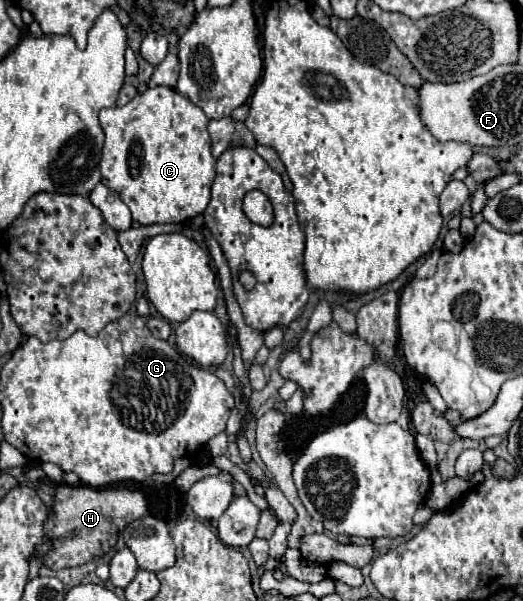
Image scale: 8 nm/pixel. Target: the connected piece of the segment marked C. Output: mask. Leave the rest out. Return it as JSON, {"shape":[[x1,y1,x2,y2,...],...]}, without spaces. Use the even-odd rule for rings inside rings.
{"shape":[[156,86,144,94,136,94,126,106,104,108,100,112,100,124,106,134,100,160,102,184,112,192,118,192,132,212,132,220,138,224,172,224,194,218,206,210,216,160,210,152,210,136,206,130,208,118,198,106,174,88]]}

